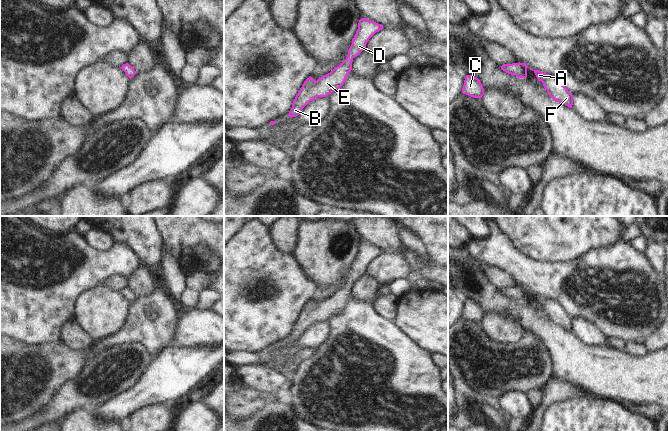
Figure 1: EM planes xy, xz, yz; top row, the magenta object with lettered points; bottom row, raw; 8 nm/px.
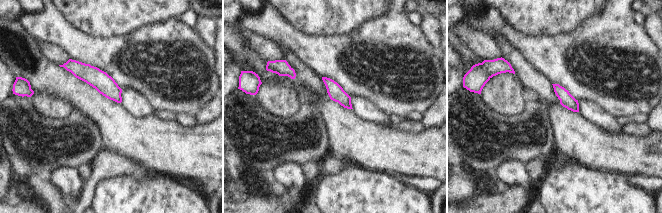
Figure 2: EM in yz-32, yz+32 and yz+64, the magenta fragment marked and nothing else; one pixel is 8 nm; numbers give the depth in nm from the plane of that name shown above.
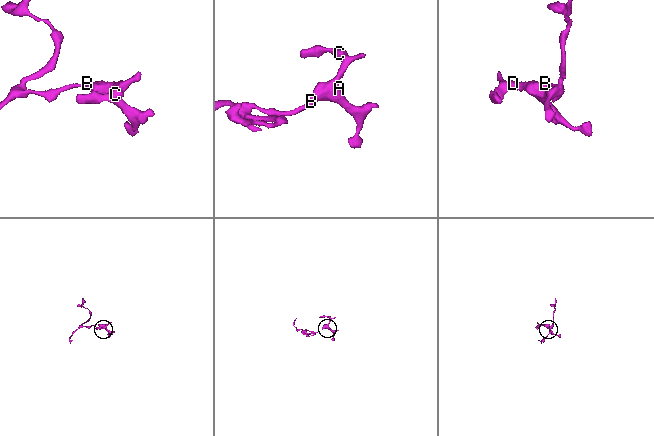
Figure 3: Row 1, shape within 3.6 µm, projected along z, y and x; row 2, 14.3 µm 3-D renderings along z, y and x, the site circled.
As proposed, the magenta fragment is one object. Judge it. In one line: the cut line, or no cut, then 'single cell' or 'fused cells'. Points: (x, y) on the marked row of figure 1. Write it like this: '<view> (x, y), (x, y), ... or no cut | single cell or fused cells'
no cut | single cell

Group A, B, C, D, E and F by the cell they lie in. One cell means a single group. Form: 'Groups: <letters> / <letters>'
Groups: A B C D E F

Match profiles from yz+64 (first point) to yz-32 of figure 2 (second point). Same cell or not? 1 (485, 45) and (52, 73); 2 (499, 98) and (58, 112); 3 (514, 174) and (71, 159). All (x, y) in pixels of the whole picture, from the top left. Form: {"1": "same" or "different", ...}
{"1": "different", "2": "same", "3": "different"}

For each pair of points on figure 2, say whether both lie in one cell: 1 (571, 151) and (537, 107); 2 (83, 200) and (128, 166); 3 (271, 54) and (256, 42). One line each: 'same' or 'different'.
1: different
2: same
3: same

